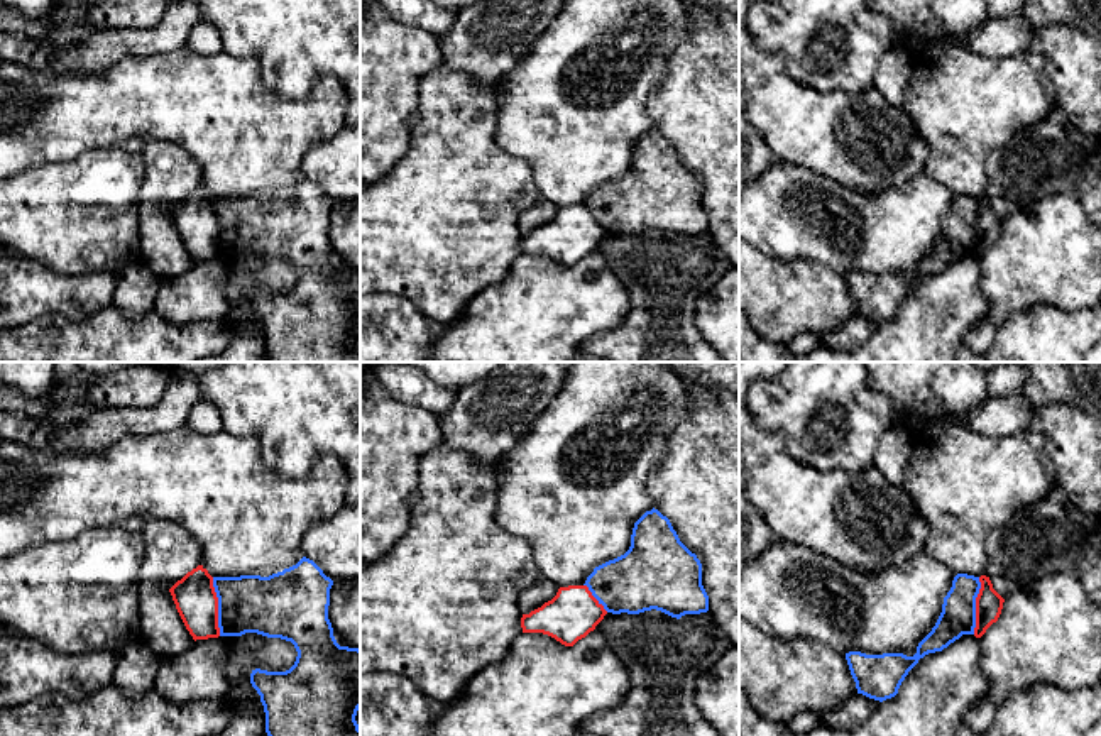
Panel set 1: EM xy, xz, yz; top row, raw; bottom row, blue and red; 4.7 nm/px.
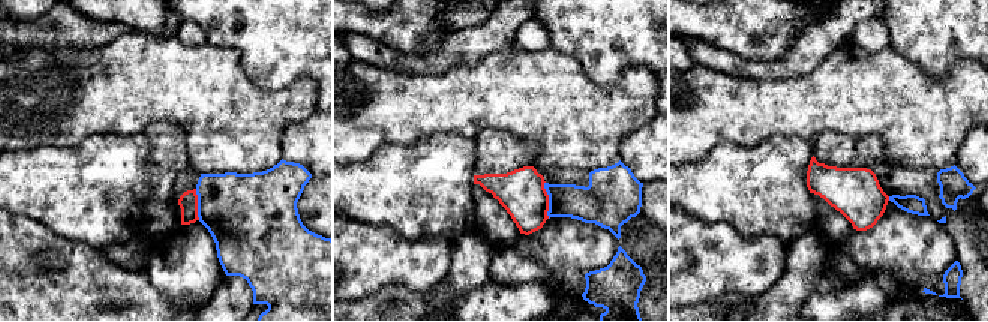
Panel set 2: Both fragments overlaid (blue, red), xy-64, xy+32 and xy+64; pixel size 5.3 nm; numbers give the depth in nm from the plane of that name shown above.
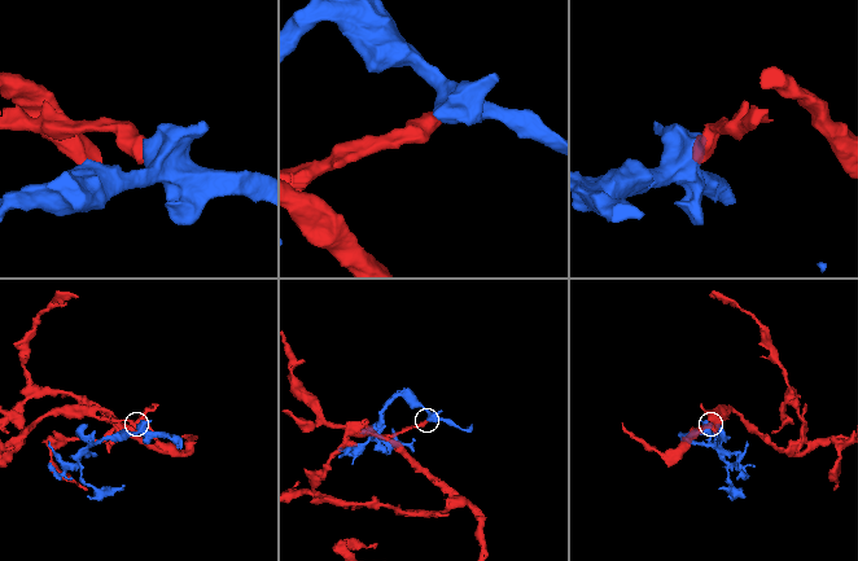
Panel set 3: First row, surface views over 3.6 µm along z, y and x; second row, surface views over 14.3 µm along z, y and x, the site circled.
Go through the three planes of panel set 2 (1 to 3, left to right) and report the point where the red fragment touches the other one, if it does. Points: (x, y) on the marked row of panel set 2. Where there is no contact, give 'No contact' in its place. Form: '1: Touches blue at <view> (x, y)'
1: Touches blue at xy-64 (198, 204)
2: Touches blue at xy+32 (549, 199)
3: Touches blue at xy+64 (889, 198)

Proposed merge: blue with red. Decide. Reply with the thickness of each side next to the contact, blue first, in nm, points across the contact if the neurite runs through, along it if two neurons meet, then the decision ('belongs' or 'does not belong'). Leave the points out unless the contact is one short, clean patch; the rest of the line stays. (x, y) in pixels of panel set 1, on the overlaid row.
calibres 280 and 200 nm; border xy (212, 577), (220, 635); does not belong

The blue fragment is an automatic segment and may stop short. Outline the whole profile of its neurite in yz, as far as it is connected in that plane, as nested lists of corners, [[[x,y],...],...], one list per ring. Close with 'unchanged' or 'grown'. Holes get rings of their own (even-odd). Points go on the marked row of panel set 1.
[[[957,574],[952,587],[944,597],[942,612],[932,631],[918,643],[917,653],[866,655],[861,651],[846,653],[857,694],[874,700],[886,700],[898,694],[908,672],[928,653],[942,651],[962,634],[974,634],[976,597],[979,577]]]; unchanged

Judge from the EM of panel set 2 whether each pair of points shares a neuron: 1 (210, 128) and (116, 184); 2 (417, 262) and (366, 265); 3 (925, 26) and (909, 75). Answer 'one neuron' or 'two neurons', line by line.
1: two neurons
2: one neuron
3: two neurons

